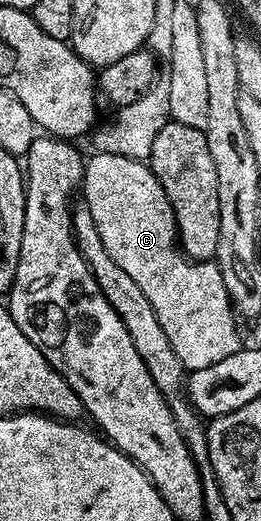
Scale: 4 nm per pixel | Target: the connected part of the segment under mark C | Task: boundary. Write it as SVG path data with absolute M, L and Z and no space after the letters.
M95 151L93 155L85 161L80 192L86 195L84 202L96 222L96 230L100 230L100 242L152 302L152 310L156 310L176 358L195 372L237 352L244 340L238 337L239 321L230 305L228 290L224 290L218 265L195 262L180 251L174 211L149 163L107 152Z

